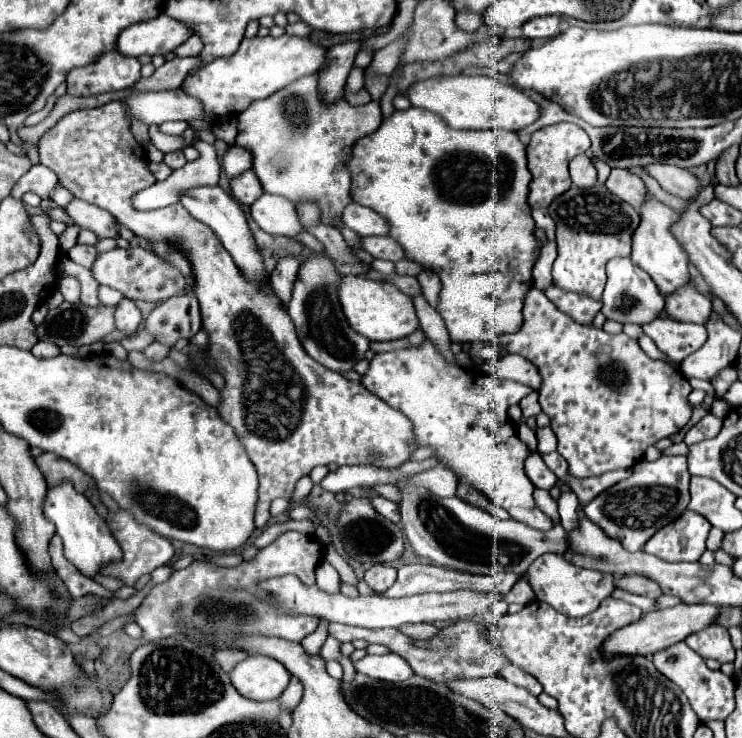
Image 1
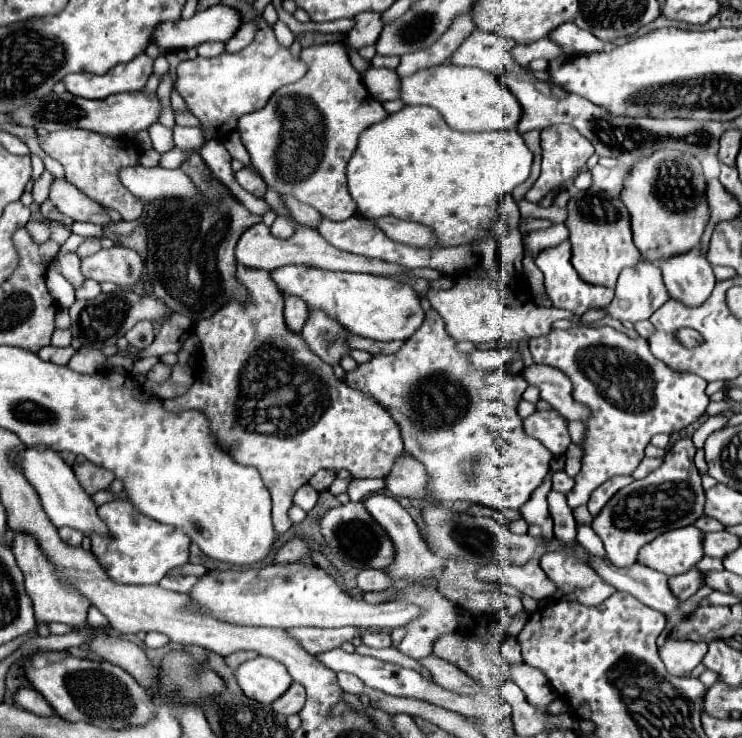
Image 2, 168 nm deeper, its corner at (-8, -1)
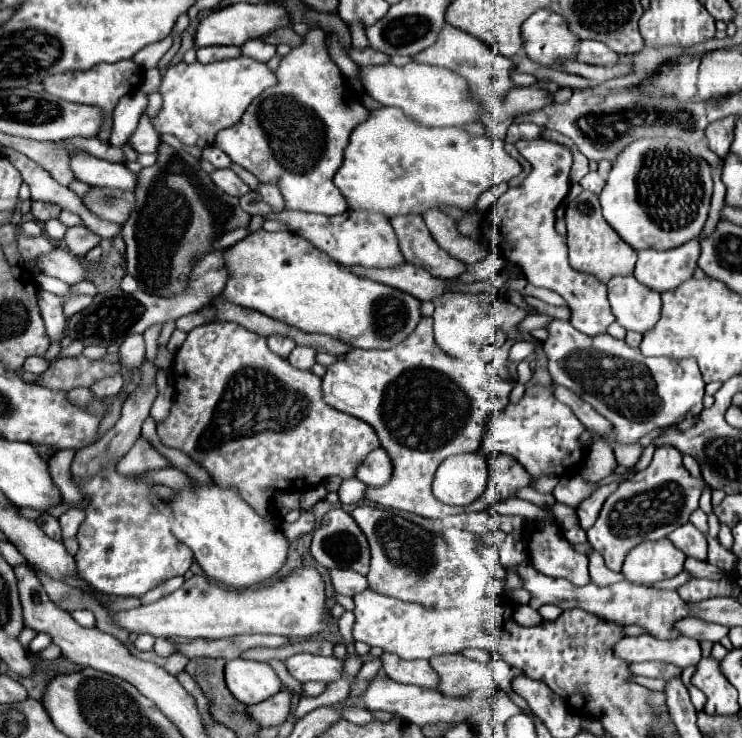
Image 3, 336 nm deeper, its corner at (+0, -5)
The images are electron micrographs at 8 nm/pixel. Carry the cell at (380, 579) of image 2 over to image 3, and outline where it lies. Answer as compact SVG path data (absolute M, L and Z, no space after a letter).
M330 569L330 581L332 587L336 587L336 593L348 597L354 597L354 593L368 589L366 577L352 569Z

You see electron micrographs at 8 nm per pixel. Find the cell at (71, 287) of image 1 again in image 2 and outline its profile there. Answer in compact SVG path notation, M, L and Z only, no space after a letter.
M76 253L58 257L58 269L62 271L62 275L72 283L74 289L78 289L84 283L84 275L80 273L80 257Z

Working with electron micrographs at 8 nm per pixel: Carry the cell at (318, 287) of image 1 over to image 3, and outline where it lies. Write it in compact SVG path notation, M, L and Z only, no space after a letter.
M296 347L290 357L288 357L288 363L296 369L312 369L312 365L316 363L314 361L316 357L316 349L312 347Z

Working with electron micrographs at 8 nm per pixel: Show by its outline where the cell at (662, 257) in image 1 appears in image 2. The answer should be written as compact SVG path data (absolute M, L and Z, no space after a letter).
M660 149L632 167L620 199L630 211L634 243L644 259L658 261L660 257L674 257L676 253L688 253L688 249L700 243L710 217L704 187L702 165L690 153Z

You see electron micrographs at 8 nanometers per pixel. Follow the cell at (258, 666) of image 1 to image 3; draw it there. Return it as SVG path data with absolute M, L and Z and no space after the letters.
M232 659L226 663L226 685L230 693L244 705L260 703L280 691L282 683L268 663Z

